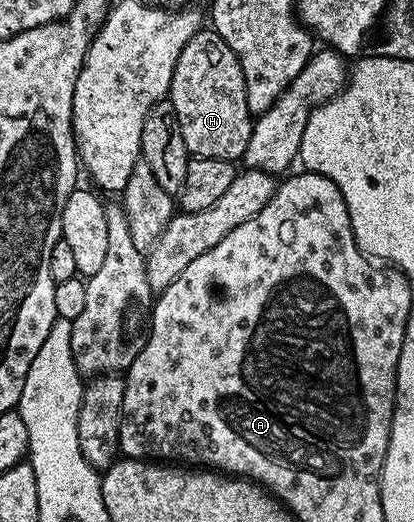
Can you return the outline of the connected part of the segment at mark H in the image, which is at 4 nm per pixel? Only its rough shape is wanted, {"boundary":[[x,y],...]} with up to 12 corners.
{"boundary":[[218,32],[180,50],[168,99],[191,157],[245,157],[244,70]]}

